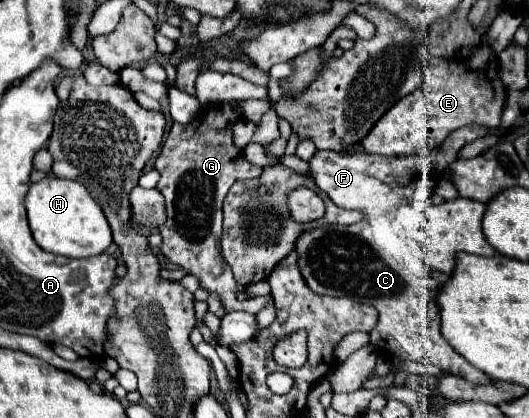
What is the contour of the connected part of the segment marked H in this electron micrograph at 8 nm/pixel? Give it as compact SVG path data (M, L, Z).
M48 175L46 179L32 183L26 195L26 209L34 241L48 253L64 257L92 257L104 253L112 243L112 229L106 215L96 205L88 189L78 181Z

